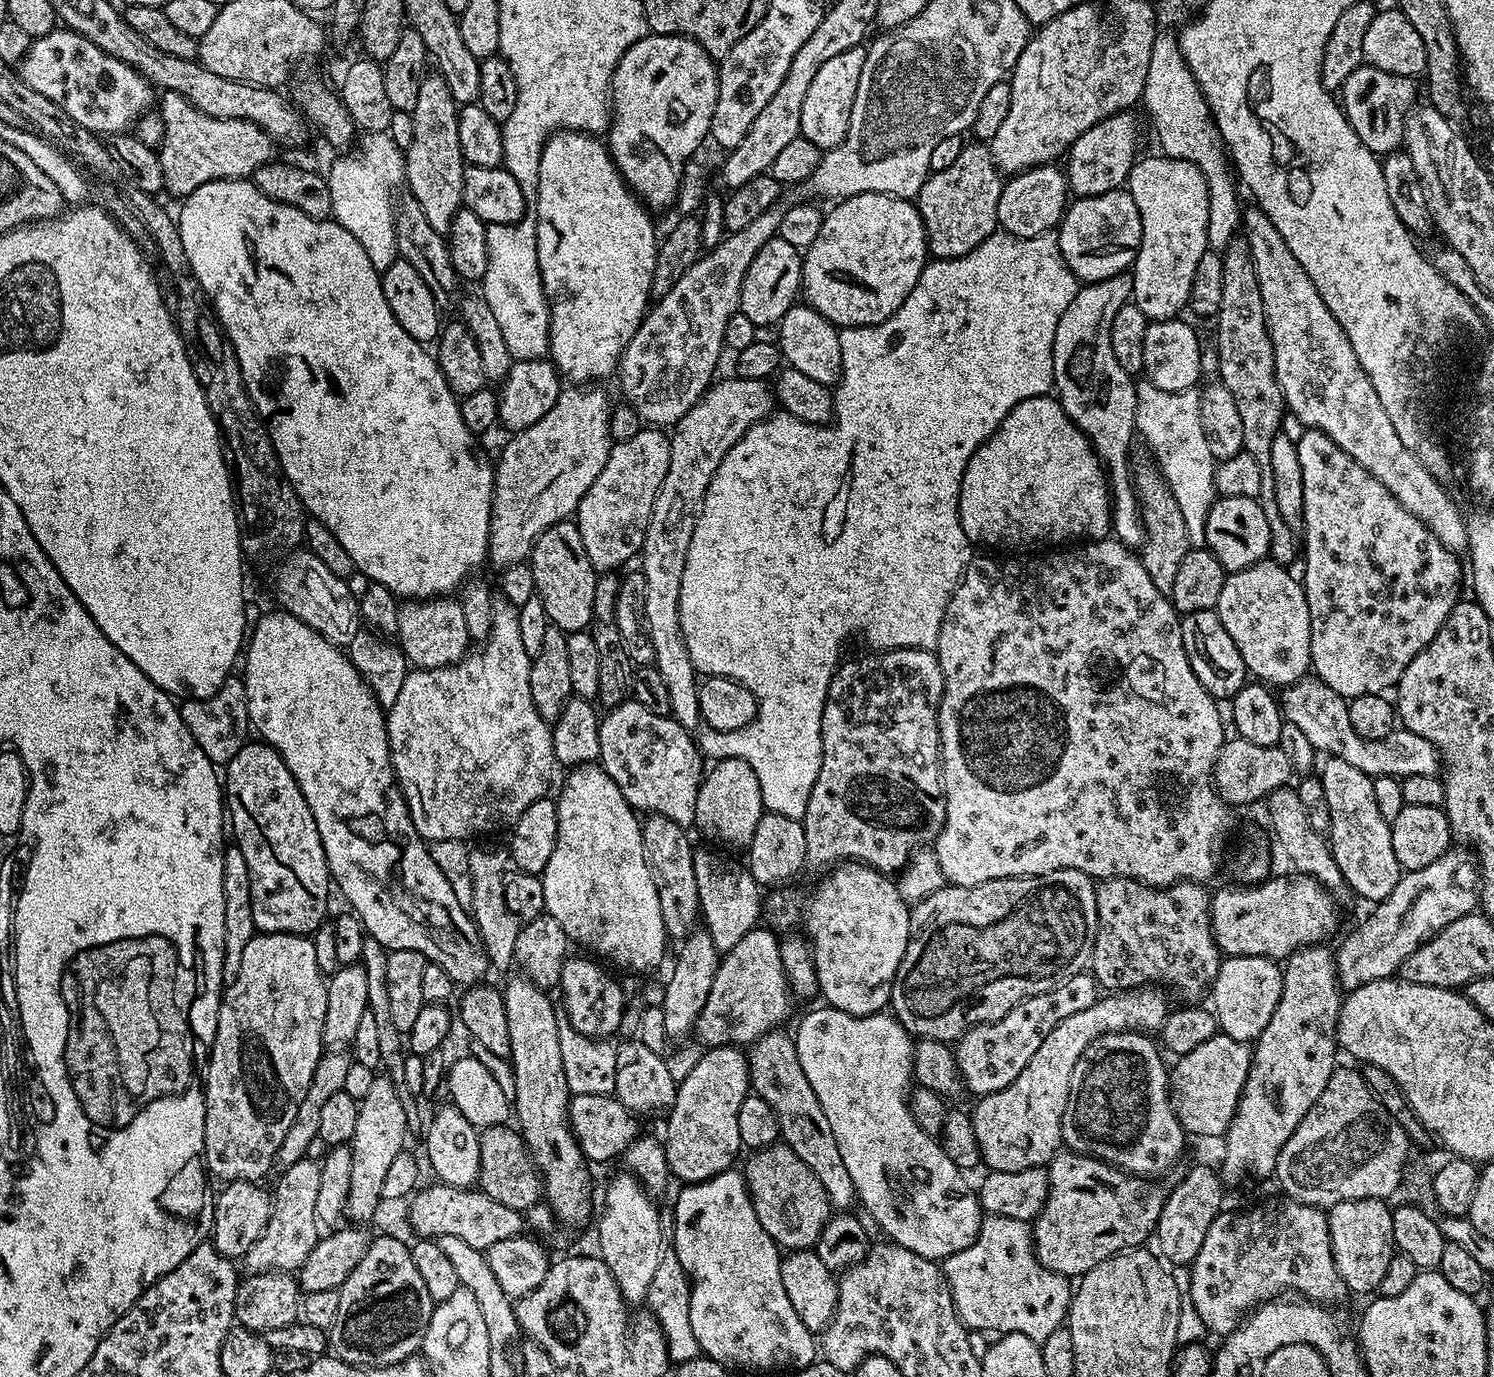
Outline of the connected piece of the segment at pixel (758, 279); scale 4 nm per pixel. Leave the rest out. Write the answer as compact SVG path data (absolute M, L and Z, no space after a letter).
M779 238L766 242L766 246L762 246L758 254L754 254L750 268L746 270L746 278L742 278L738 311L750 318L750 321L757 326L779 325L780 320L797 303L801 295L803 269L801 249L790 246L790 242Z

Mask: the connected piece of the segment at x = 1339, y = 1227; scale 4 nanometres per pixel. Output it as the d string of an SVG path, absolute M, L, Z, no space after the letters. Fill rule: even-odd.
M1347 1200L1327 1209L1330 1226L1330 1242L1338 1274L1346 1282L1349 1293L1372 1292L1380 1287L1382 1277L1390 1266L1390 1258L1396 1252L1392 1208L1383 1200Z

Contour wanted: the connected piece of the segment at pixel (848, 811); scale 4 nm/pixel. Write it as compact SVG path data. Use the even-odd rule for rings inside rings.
M889 648L876 650L873 656L860 656L849 659L849 666L842 672L836 672L828 687L828 697L822 710L822 738L824 753L820 759L820 769L817 770L810 790L810 802L806 802L806 814L803 818L806 834L807 863L816 868L831 869L833 866L852 861L857 864L871 865L877 872L885 874L899 873L908 865L913 852L931 845L938 838L946 818L946 802L944 801L944 782L940 779L940 731L938 730L937 705L944 693L944 675L940 669L940 660L935 651L927 648Z

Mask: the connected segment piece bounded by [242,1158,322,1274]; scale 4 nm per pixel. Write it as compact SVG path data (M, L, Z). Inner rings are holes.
M312 1158L294 1162L294 1166L283 1169L279 1173L280 1181L276 1184L276 1192L271 1193L272 1213L270 1222L266 1222L266 1230L260 1239L250 1246L250 1250L242 1258L242 1264L248 1267L249 1273L287 1272L295 1273L310 1258L310 1250L314 1250L317 1240L321 1239L322 1228L315 1214L318 1186L321 1185L321 1165Z

